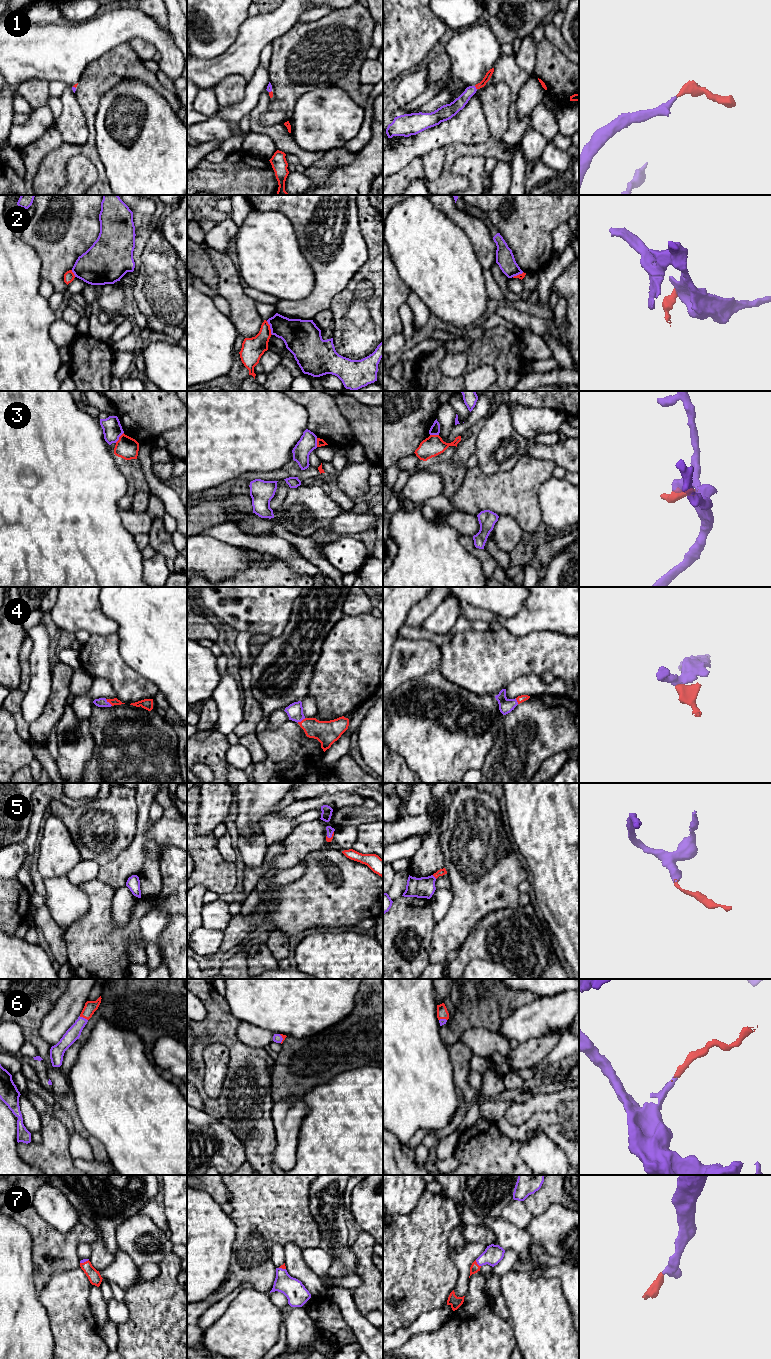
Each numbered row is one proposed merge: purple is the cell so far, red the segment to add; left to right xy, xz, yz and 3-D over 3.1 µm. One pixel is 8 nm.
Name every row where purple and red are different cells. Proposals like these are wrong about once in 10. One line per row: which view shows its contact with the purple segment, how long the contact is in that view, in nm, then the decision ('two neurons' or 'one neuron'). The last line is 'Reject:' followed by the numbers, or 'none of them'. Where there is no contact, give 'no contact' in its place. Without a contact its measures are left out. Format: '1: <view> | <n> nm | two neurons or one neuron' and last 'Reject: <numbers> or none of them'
1: yz | 40 nm | one neuron
2: xz | 120 nm | two neurons
3: xy | 110 nm | two neurons
4: xy | 80 nm | one neuron
5: yz | 50 nm | one neuron
6: xy | 80 nm | one neuron
7: yz | 70 nm | one neuron
Reject: 2, 3

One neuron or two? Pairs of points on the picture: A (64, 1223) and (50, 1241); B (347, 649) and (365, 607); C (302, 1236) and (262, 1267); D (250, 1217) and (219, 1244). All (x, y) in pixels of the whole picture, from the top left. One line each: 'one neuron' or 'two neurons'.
A: two neurons
B: two neurons
C: one neuron
D: two neurons

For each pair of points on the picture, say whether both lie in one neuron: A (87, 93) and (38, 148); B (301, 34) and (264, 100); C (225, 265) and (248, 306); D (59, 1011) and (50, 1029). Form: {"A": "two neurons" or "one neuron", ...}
{"A": "two neurons", "B": "two neurons", "C": "one neuron", "D": "one neuron"}

